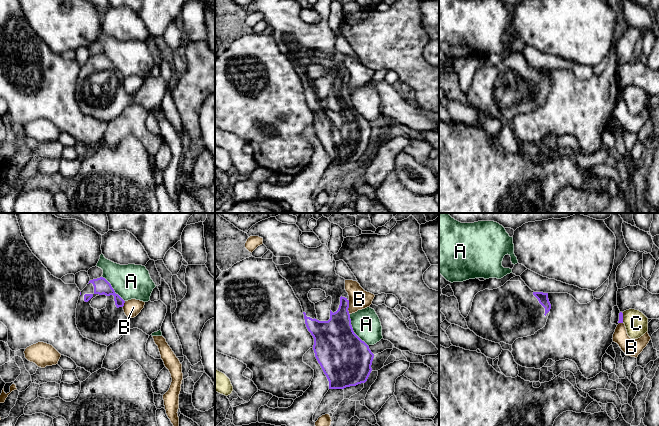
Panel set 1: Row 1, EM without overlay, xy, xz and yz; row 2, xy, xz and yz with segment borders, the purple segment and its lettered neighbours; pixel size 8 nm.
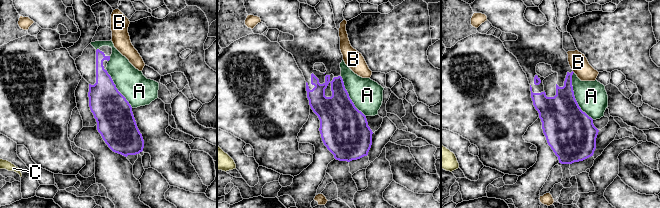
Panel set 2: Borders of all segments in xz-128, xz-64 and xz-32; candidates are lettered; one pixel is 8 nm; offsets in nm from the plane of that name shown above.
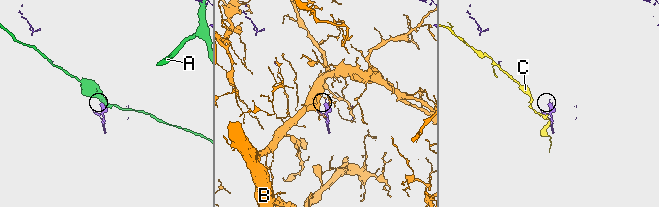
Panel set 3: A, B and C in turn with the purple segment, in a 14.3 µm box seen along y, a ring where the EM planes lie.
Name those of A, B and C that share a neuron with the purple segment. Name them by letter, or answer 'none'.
none

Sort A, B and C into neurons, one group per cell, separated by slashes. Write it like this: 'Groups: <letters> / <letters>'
Groups: A / B / C

